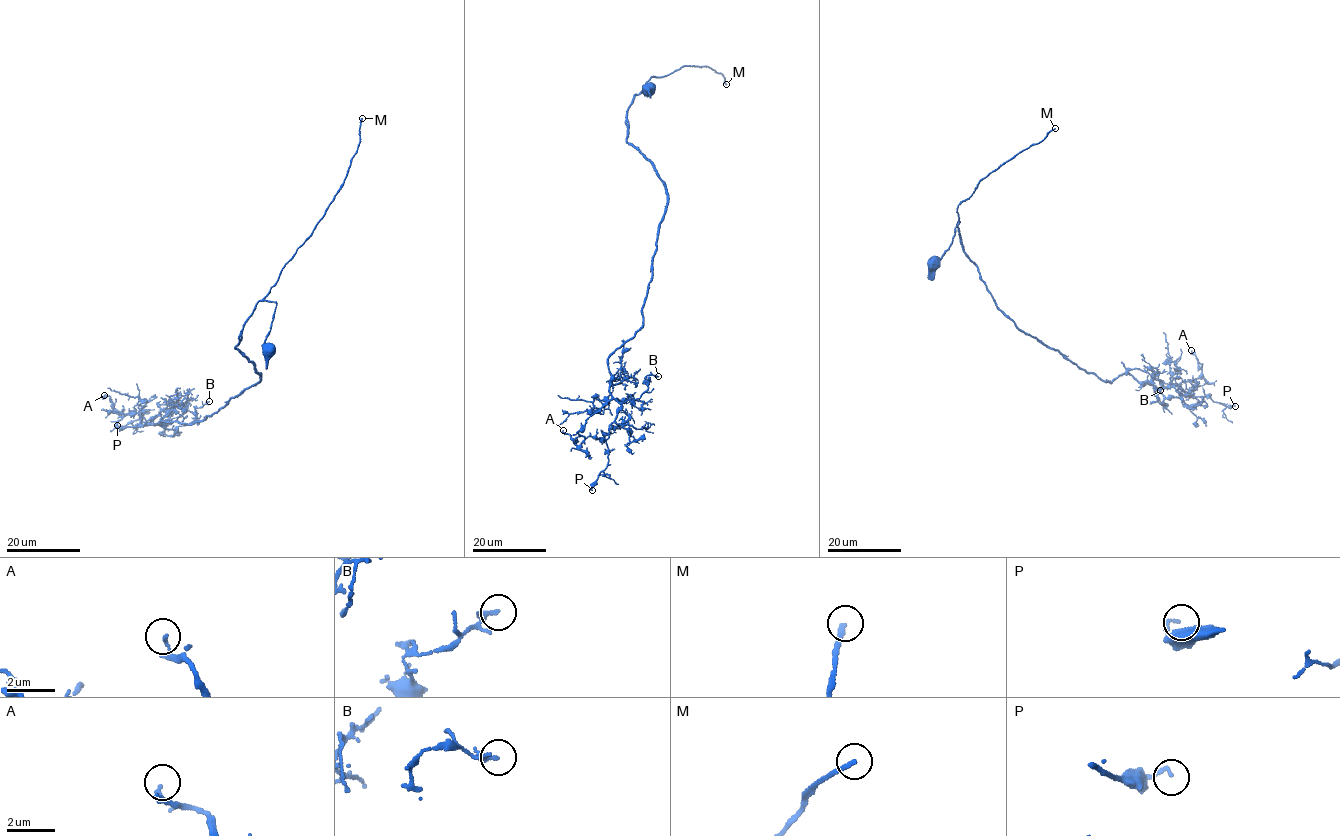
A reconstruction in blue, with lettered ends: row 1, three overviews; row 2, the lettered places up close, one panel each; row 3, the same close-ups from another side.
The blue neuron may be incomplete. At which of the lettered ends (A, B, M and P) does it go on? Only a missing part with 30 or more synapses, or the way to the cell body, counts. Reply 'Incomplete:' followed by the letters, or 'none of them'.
Incomplete: M

